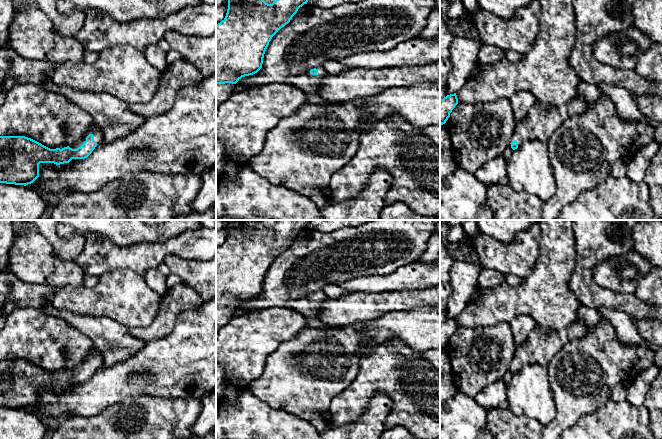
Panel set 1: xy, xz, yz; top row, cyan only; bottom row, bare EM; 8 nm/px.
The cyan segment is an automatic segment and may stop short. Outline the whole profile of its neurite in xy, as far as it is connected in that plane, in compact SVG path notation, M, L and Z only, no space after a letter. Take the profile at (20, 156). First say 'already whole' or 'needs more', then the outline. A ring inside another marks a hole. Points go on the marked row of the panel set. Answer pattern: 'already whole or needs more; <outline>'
needs more; M94 123L87 135L62 149L50 149L25 136L0 136L0 183L28 185L39 177L40 163L56 165L87 158L103 141L103 132Z

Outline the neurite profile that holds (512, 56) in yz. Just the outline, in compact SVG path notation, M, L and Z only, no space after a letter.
M505 50L505 59L507 59L509 62L519 62L523 59L522 54L515 52L513 50Z

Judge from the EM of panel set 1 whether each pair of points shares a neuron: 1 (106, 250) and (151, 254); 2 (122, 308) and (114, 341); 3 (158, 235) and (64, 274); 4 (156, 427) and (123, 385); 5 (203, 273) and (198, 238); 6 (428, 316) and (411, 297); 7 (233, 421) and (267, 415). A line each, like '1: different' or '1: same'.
1: same
2: different
3: different
4: different
5: different
6: different
7: same

